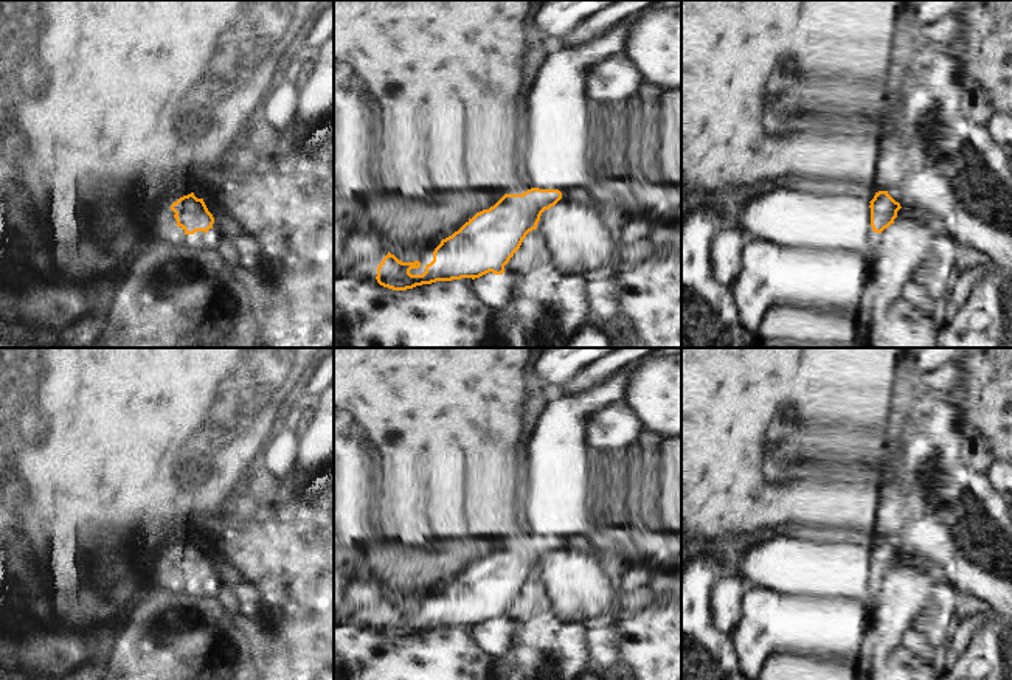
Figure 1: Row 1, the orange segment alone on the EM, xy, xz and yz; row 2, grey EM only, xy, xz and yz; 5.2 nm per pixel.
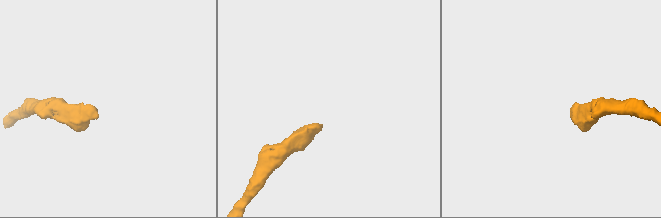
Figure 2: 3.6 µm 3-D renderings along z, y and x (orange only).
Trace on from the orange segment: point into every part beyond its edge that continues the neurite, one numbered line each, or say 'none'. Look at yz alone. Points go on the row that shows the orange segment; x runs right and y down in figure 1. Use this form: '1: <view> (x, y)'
none

